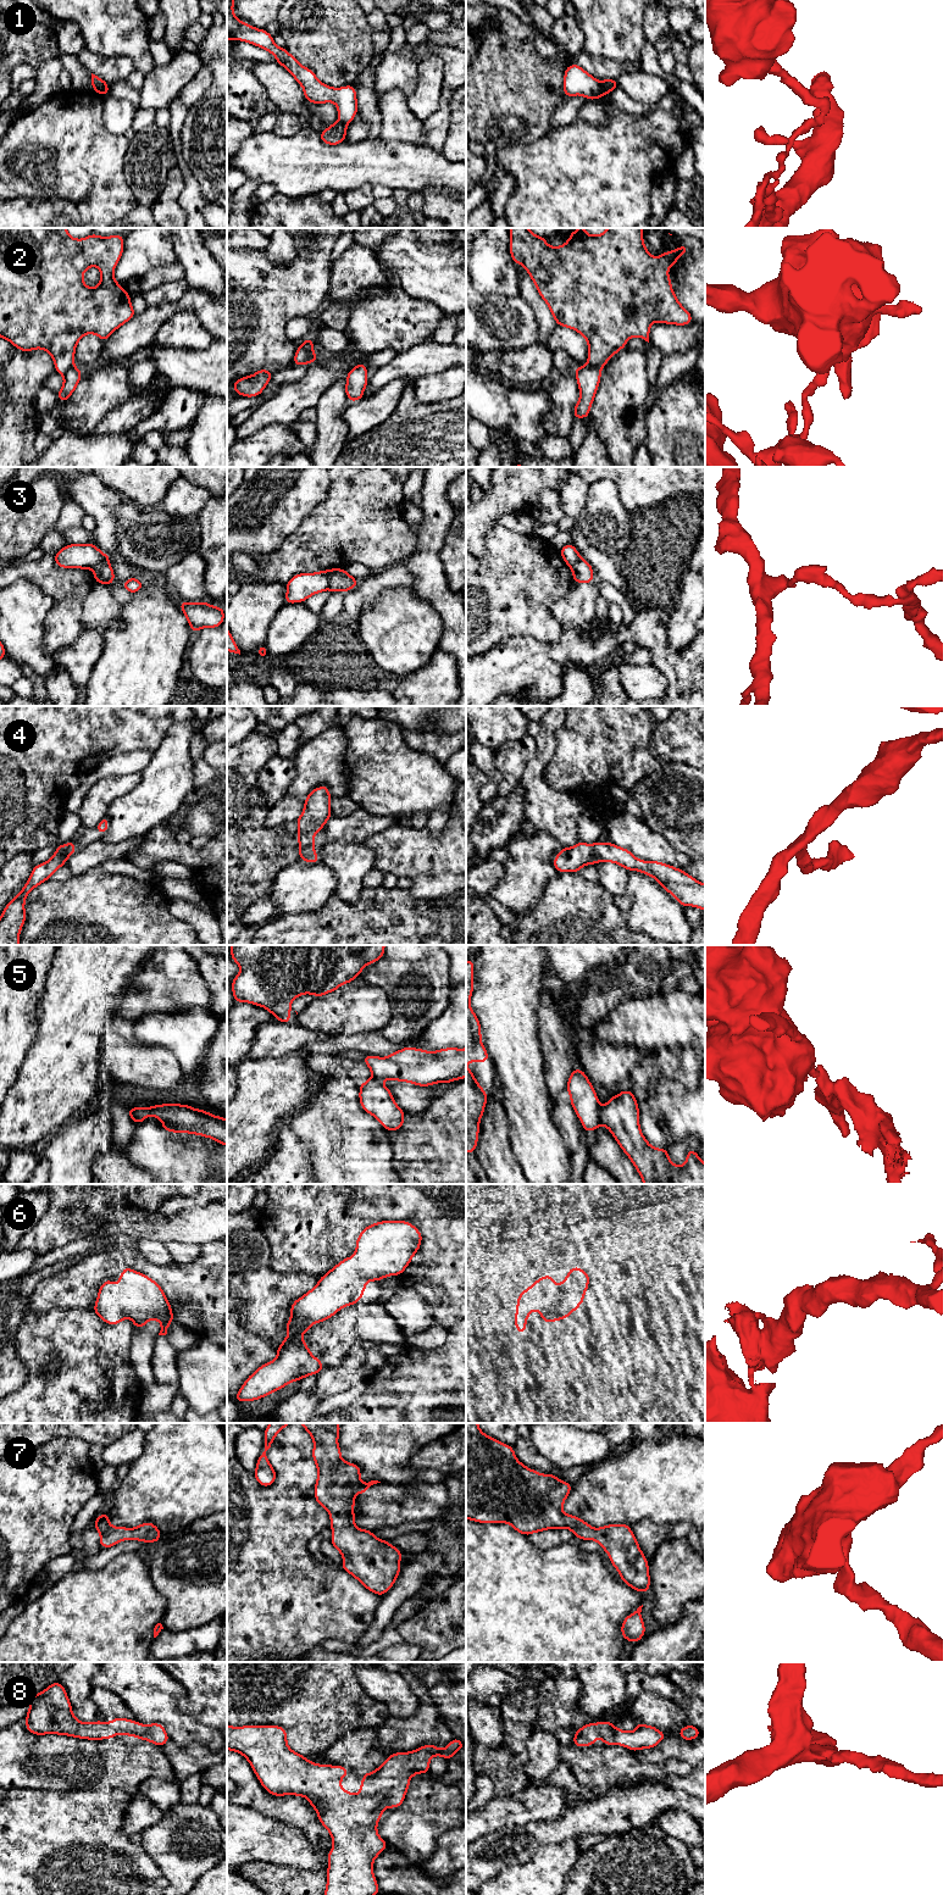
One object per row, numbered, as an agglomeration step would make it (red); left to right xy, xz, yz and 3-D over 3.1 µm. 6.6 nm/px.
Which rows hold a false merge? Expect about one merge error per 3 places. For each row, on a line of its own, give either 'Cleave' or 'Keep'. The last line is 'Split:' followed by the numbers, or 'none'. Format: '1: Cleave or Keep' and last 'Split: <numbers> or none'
1: Cleave
2: Cleave
3: Cleave
4: Keep
5: Cleave
6: Keep
7: Keep
8: Keep
Split: 1, 2, 3, 5

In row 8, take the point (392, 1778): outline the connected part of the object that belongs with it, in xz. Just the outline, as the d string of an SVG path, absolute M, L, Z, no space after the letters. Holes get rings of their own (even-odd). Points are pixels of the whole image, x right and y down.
M227 1724L227 1750L243 1755L250 1763L265 1790L274 1796L304 1796L316 1810L318 1821L324 1825L333 1840L333 1849L327 1854L327 1885L324 1895L377 1895L377 1879L373 1875L373 1861L388 1846L377 1833L377 1823L385 1807L396 1808L403 1805L410 1785L410 1778L420 1773L429 1773L432 1756L450 1760L464 1747L460 1739L454 1738L444 1750L428 1744L410 1752L395 1752L373 1772L362 1774L360 1793L353 1794L340 1786L342 1778L349 1774L343 1766L317 1765L288 1747L287 1730L279 1725Z

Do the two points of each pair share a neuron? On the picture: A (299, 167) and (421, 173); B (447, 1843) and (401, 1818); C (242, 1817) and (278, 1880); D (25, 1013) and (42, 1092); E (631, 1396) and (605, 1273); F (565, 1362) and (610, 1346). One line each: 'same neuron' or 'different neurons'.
A: same neuron
B: different neurons
C: different neurons
D: different neurons
E: same neuron
F: different neurons

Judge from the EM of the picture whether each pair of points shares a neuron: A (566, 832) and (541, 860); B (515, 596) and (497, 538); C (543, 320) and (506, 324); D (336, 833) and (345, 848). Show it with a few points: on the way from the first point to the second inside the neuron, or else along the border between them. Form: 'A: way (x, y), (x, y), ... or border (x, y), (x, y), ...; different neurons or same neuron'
A: border (537, 828), (547, 831), (561, 848); different neurons
B: way (515, 582), (515, 566), (508, 553); same neuron
C: border (521, 296), (536, 317), (537, 342); different neurons
D: border (362, 839), (336, 839), (327, 844); different neurons

